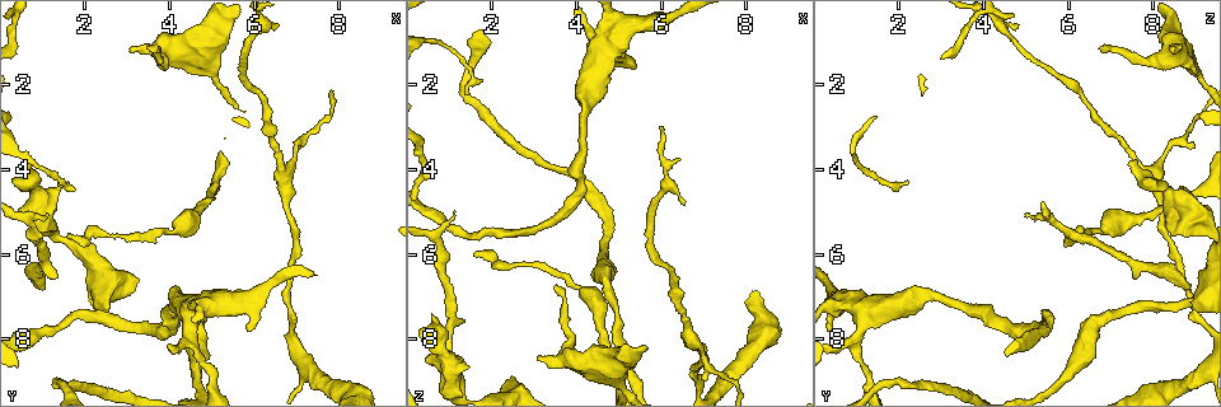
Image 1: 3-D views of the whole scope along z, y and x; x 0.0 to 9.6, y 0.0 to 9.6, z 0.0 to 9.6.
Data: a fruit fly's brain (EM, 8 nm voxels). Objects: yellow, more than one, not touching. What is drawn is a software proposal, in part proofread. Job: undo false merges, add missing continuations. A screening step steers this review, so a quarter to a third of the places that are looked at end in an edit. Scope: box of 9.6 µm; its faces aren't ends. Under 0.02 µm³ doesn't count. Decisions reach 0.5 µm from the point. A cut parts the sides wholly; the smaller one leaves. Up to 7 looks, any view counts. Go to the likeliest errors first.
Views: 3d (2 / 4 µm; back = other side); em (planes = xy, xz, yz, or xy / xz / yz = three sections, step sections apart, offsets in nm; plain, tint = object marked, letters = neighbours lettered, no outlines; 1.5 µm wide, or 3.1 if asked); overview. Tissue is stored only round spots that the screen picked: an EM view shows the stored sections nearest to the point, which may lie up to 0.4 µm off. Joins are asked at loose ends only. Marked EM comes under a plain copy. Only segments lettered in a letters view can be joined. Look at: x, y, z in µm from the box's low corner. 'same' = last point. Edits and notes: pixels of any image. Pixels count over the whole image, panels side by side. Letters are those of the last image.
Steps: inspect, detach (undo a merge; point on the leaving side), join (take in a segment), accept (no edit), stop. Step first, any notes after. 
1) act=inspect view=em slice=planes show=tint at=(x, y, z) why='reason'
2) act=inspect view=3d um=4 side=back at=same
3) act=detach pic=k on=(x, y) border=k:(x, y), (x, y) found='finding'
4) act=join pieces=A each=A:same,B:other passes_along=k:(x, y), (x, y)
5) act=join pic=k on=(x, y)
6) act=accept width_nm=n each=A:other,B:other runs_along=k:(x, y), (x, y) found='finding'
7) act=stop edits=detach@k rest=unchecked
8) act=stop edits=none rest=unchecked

act=inspect view=em slice=planes show=letters at=(0.60, 3.85, 7.45)

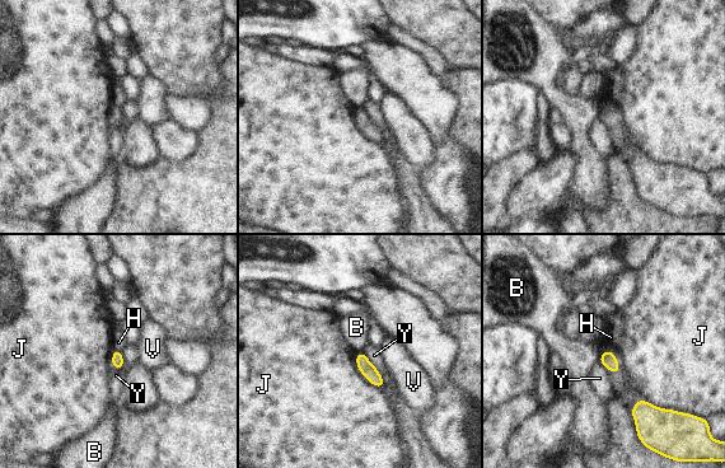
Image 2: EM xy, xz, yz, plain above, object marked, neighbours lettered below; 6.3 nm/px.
act=accept each=B:other,H:other,J:other,V:other,Y:other border=2:(630, 410), (645, 399), (674, 411) found='no lettered segment goes on from it'

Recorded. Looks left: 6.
act=inspect view=3d um=2 at=(1.15, 5.10, 5.00)

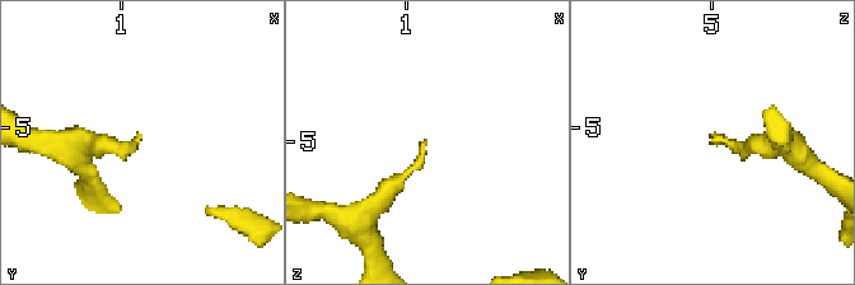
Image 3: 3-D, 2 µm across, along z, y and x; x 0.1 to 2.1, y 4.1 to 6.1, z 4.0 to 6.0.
act=inspect view=em slice=planes show=letters at=(1.14, 5.08, 5.02) why='now the EM'

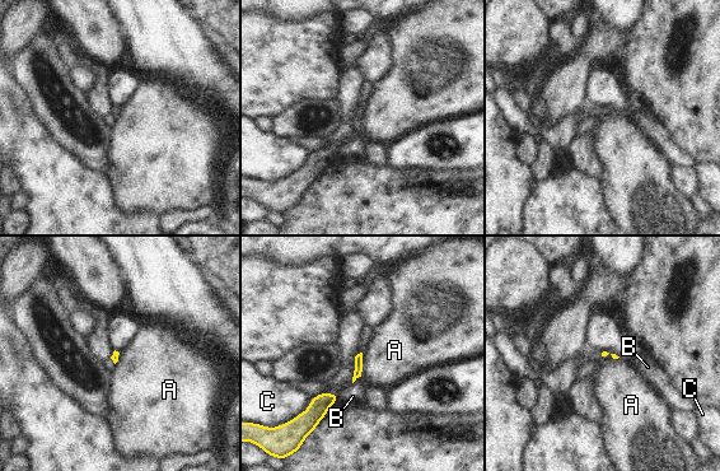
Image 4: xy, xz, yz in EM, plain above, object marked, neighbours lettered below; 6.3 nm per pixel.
act=accept each=A:other,B:other,C:other found='no lettered segment goes on from it'

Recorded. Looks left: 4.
act=inspect view=em slice=xz step=8 show=tint at=(1.00, 6.90, 8.85) why='free end'

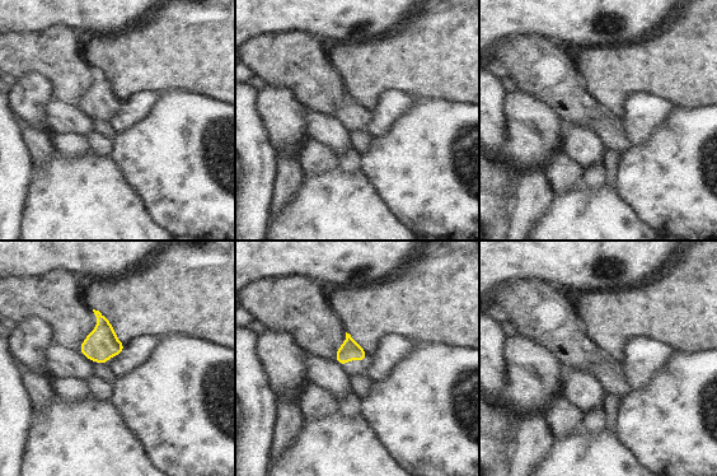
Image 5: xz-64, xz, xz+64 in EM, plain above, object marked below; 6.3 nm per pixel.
act=inspect view=em slice=xy step=8 show=letters at=same why='another direction'

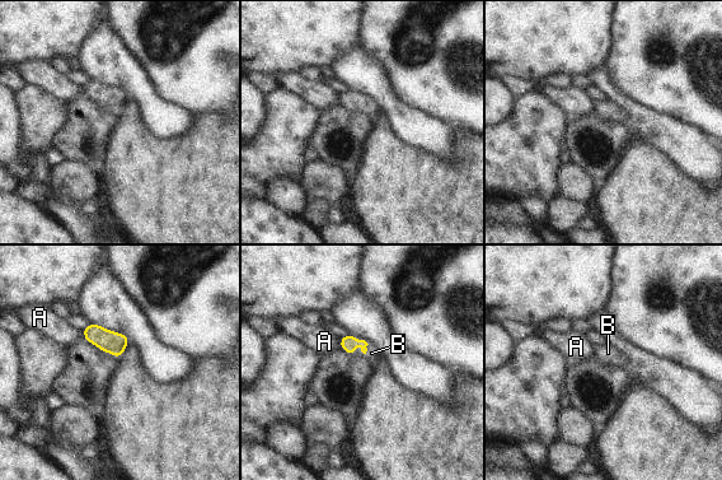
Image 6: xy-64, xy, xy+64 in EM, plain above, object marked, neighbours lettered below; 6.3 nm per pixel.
act=join pieces=B each=A:other,B:same passes_along=6:(347, 343), (362, 346), (371, 353) found='the neuron continues'

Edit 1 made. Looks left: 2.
act=stop edits=join@6 rest=unchecked

